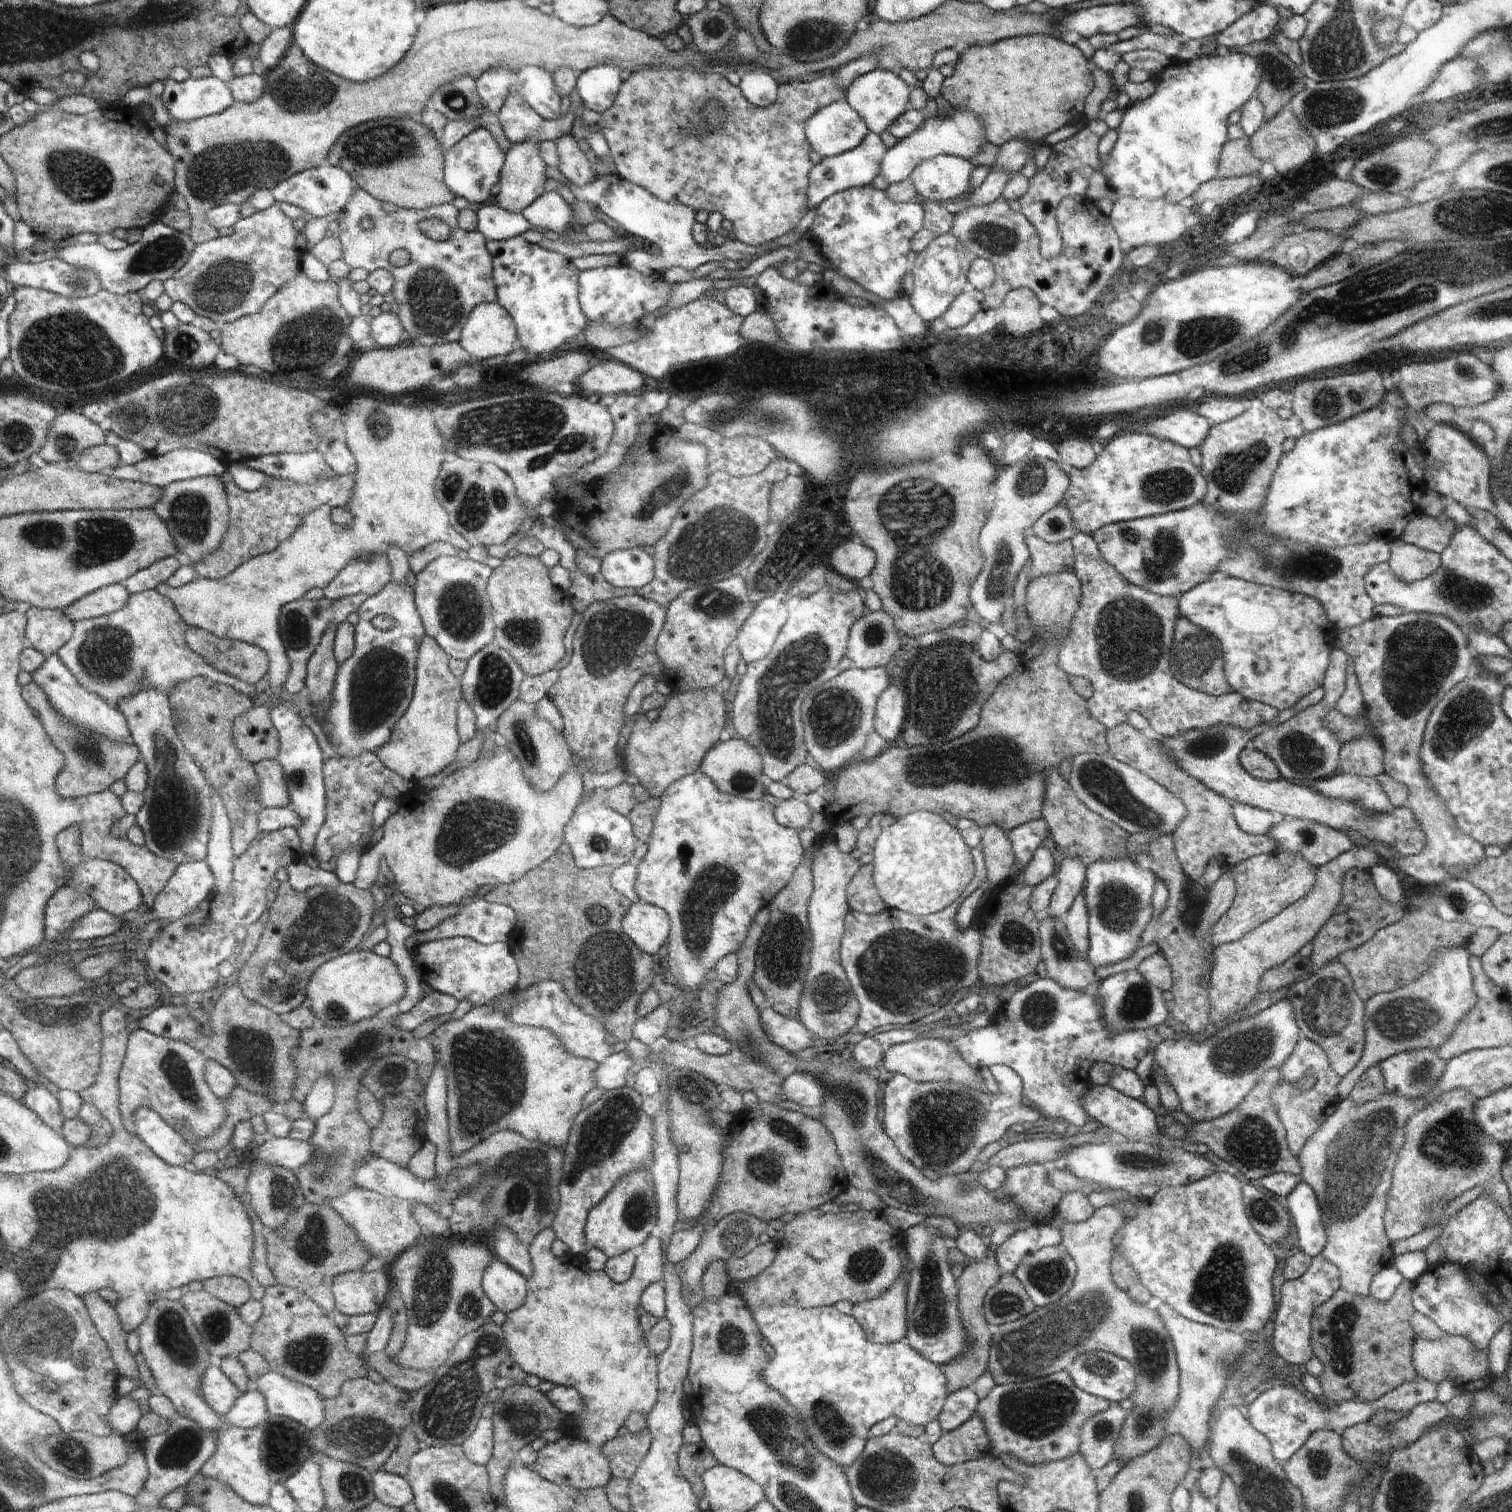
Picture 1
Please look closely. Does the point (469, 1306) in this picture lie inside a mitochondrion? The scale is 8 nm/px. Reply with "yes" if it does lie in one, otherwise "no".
yes

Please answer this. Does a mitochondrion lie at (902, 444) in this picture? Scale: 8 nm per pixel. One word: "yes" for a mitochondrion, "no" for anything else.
no

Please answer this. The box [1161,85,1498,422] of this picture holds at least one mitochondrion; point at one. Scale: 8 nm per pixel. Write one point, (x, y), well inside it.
(1206, 333)

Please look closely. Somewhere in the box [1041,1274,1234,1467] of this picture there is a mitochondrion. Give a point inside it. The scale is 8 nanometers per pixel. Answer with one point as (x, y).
(1150, 1348)

